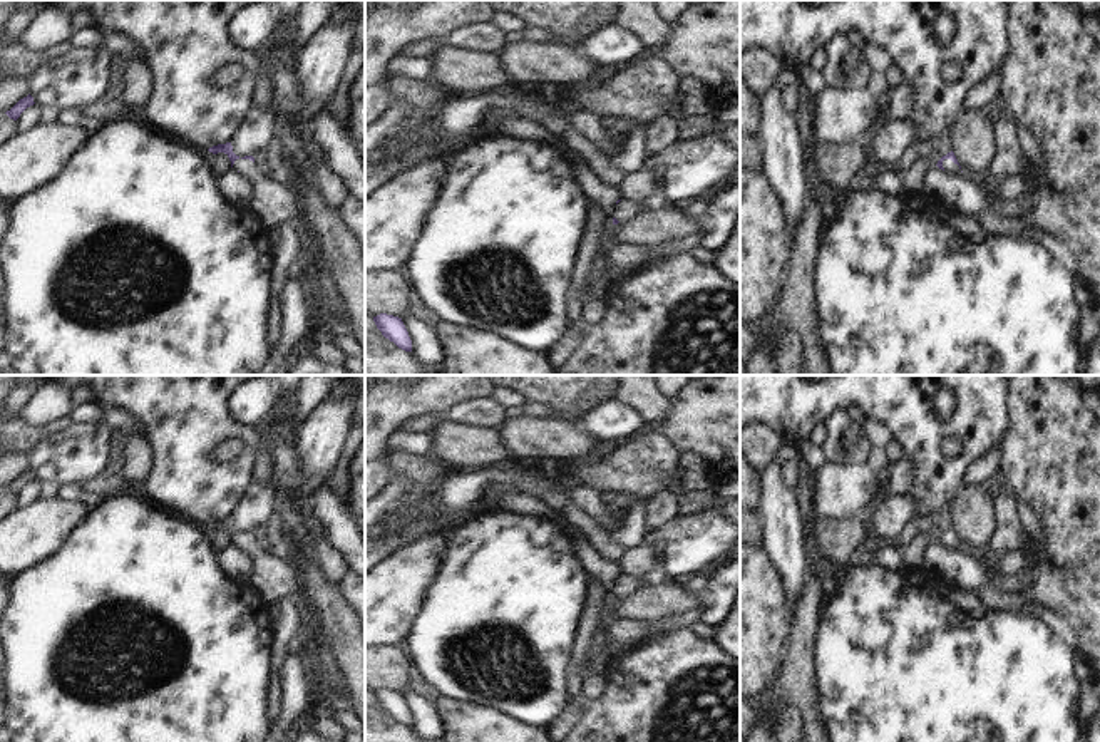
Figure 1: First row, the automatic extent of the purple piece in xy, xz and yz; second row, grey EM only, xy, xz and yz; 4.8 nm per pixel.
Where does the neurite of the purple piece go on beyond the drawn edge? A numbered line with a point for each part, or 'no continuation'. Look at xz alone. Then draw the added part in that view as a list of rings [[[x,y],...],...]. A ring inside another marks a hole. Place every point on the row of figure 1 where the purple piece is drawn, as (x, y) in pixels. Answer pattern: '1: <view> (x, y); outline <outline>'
1: xz (625, 210); outline [[[621,199],[614,209],[613,209],[613,218],[616,218],[619,223],[631,219],[638,213],[641,213],[645,206],[641,203],[635,203],[630,199]]]

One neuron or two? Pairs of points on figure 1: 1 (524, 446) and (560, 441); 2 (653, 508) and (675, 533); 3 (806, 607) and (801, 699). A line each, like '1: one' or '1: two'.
1: one
2: two
3: one

